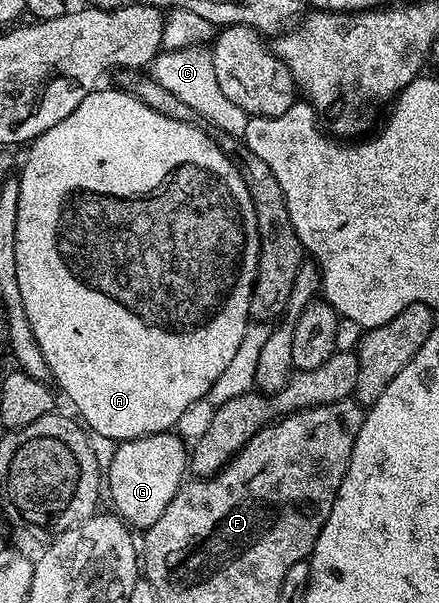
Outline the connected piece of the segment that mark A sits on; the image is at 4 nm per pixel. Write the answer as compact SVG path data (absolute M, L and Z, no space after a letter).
M97 89L89 93L58 125L46 129L37 139L33 139L28 151L28 164L18 172L20 181L20 192L18 193L18 237L16 238L16 252L18 253L18 289L22 289L22 305L26 305L26 317L30 321L30 329L34 329L34 337L38 341L38 349L42 349L42 357L46 357L49 376L54 380L55 386L64 390L64 395L76 406L75 414L82 420L83 426L87 428L93 436L101 435L104 439L116 439L123 441L136 438L144 438L147 435L162 434L171 432L176 426L175 423L195 405L199 399L203 400L207 396L210 385L218 381L218 377L226 370L226 365L230 365L234 353L238 353L238 345L242 345L242 337L250 325L252 315L252 290L256 284L256 270L260 260L260 234L258 233L258 217L256 216L256 206L252 200L250 189L242 177L242 173L232 162L232 156L227 155L219 142L215 138L211 139L202 128L196 127L195 122L183 123L177 119L171 119L165 115L160 115L150 105L146 105L142 100L136 99L126 91L113 89L113 91L103 91Z

